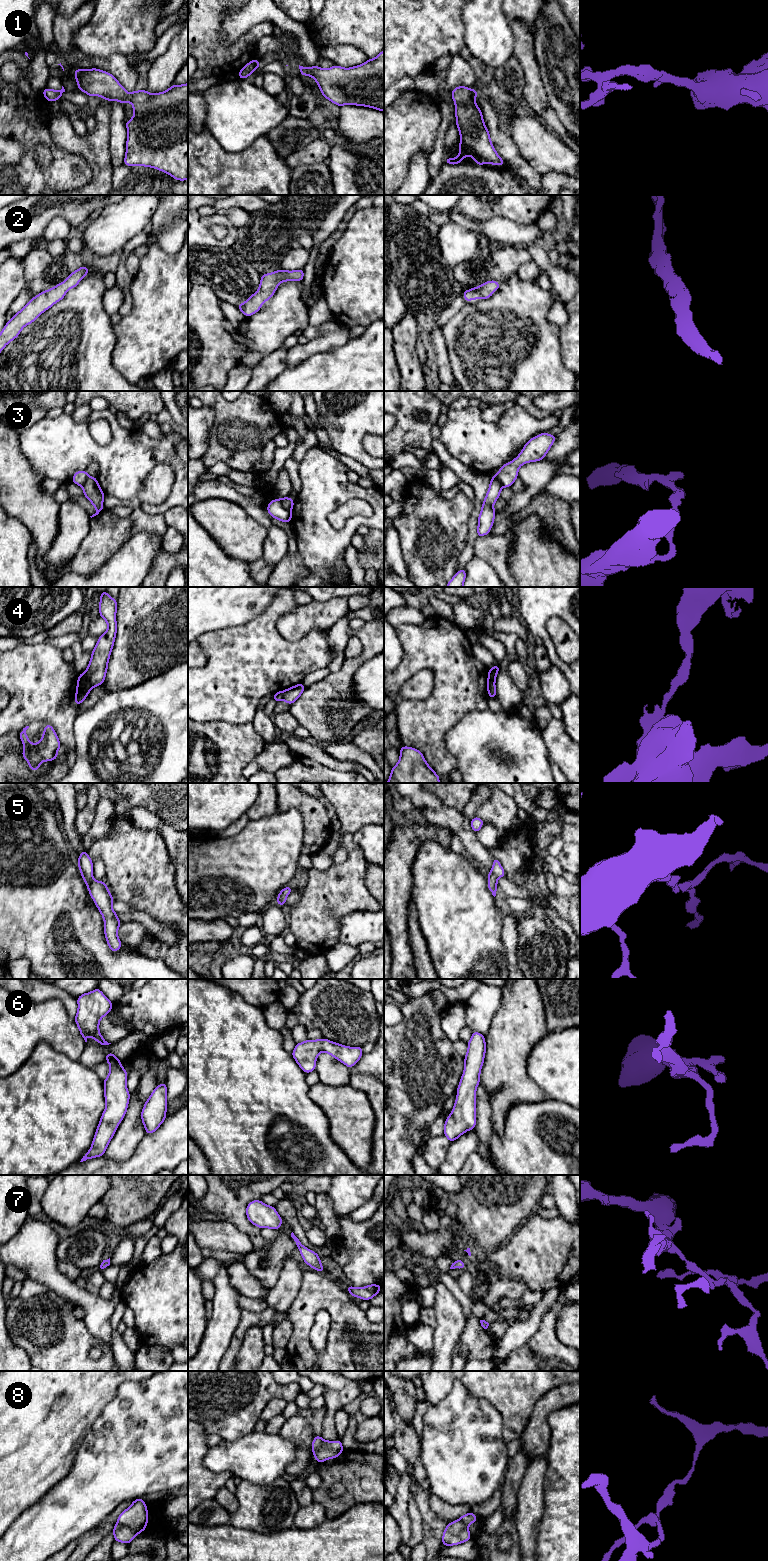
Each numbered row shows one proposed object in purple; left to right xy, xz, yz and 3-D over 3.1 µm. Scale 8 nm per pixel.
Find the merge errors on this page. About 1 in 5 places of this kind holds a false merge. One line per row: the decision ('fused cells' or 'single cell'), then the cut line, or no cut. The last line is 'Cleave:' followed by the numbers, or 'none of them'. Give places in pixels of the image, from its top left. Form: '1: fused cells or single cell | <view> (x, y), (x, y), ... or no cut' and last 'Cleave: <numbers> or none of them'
1: single cell | no cut
2: single cell | no cut
3: fused cells | xz (279, 499), (280, 503), (290, 511)
4: fused cells | xy (84, 672), (92, 686)
5: single cell | no cut
6: single cell | no cut
7: single cell | no cut
8: fused cells | xy (117, 1521), (137, 1533)
Cleave: 3, 4, 8

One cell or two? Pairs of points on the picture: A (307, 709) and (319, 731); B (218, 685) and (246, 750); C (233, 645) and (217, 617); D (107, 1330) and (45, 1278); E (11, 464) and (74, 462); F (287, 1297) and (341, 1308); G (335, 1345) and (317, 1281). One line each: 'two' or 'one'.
A: one
B: two
C: two
D: one
E: two
F: one
G: one

